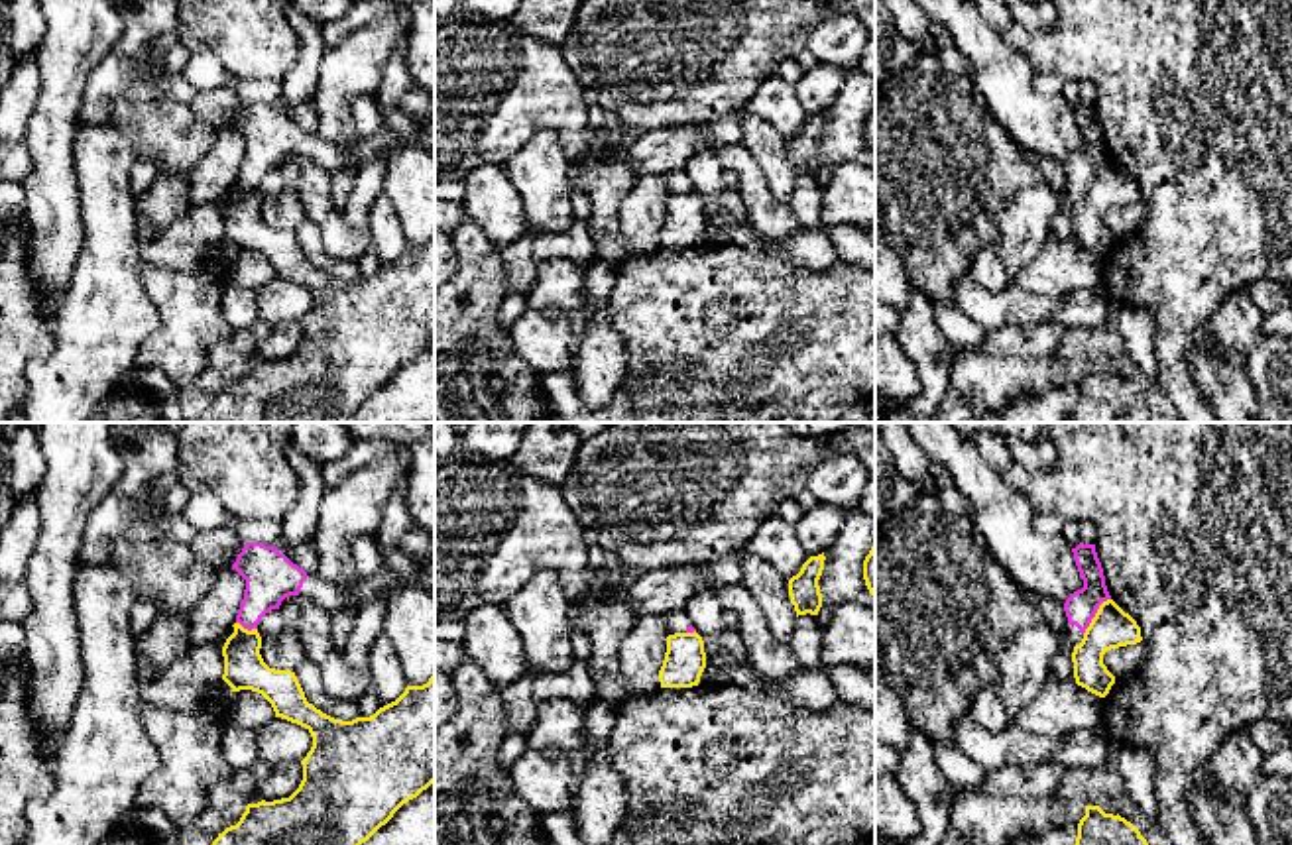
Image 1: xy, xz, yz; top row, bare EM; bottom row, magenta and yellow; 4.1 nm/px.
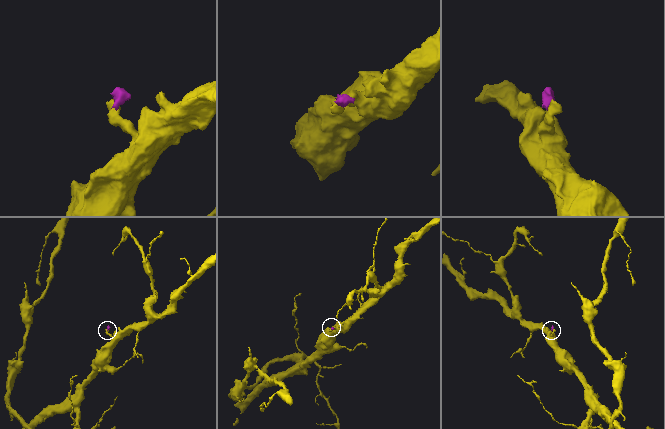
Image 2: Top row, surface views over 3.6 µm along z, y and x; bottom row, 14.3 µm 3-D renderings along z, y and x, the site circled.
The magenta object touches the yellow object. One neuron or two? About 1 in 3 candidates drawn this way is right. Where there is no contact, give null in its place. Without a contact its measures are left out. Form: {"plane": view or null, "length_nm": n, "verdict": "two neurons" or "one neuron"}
{"plane": "yz", "length_nm": 190, "verdict": "two neurons"}

